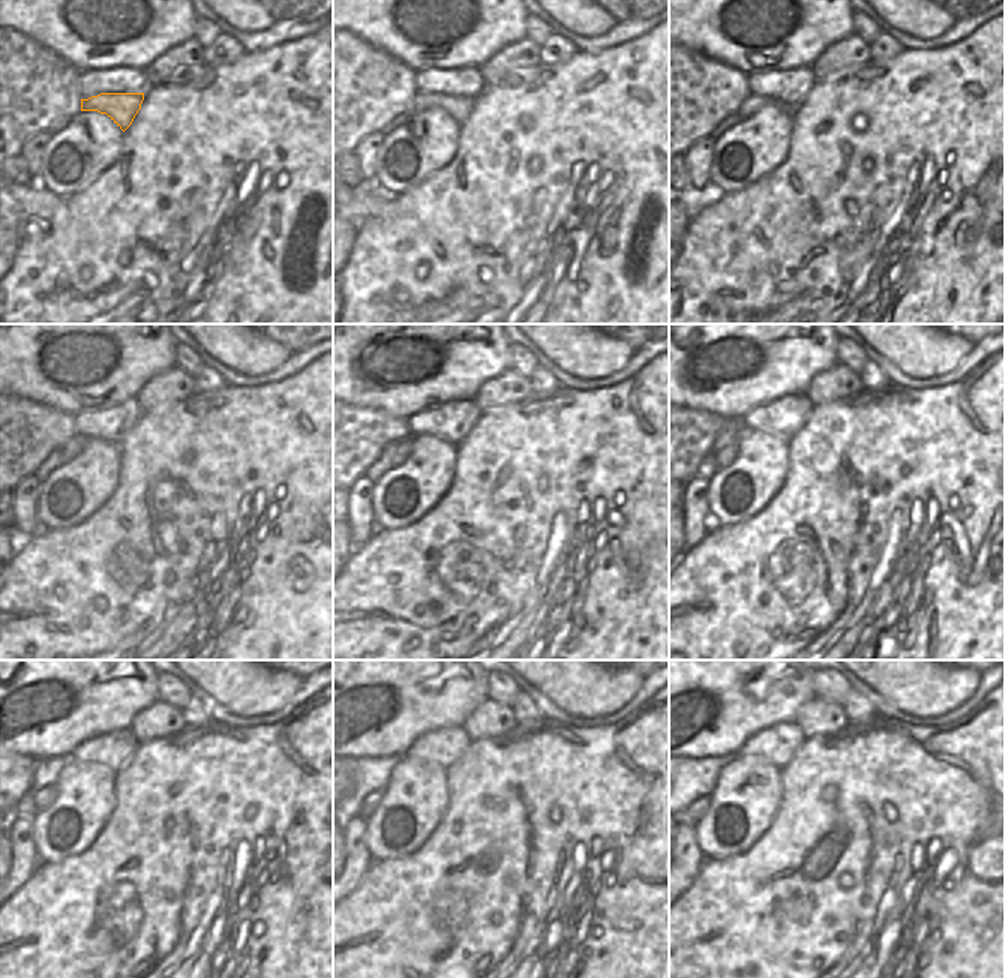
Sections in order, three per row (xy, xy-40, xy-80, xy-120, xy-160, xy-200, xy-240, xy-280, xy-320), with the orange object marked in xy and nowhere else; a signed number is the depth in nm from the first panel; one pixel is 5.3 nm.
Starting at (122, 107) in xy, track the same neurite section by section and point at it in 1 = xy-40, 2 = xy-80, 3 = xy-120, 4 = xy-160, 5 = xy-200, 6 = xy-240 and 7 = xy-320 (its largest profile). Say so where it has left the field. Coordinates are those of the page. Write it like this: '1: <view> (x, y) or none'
1: xy-40 (459, 107)
2: xy-80 (752, 104)
3: xy-120 (75, 444)
4: xy-160 (396, 452)
5: xy-200 (726, 456)
6: xy-240 (45, 797)
7: xy-320 (699, 807)

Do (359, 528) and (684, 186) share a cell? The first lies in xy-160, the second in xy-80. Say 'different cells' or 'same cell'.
different cells

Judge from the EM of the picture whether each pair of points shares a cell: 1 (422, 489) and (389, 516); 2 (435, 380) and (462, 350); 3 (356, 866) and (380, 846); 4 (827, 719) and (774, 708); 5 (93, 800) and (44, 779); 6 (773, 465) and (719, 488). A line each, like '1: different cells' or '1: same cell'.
1: same cell
2: same cell
3: different cells
4: different cells
5: different cells
6: same cell

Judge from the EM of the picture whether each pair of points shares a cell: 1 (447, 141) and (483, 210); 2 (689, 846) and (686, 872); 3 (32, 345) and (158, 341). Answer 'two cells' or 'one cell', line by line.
1: two cells
2: one cell
3: one cell

